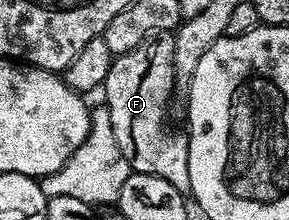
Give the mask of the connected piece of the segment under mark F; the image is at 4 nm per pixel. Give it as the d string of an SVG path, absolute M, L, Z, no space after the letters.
M154 32L133 50L114 57L101 92L107 95L105 106L111 112L113 134L117 134L117 146L121 146L131 163L132 173L160 176L187 194L191 191L187 137L182 131L170 132L163 121L171 87L177 84L173 66L174 41L174 32Z

